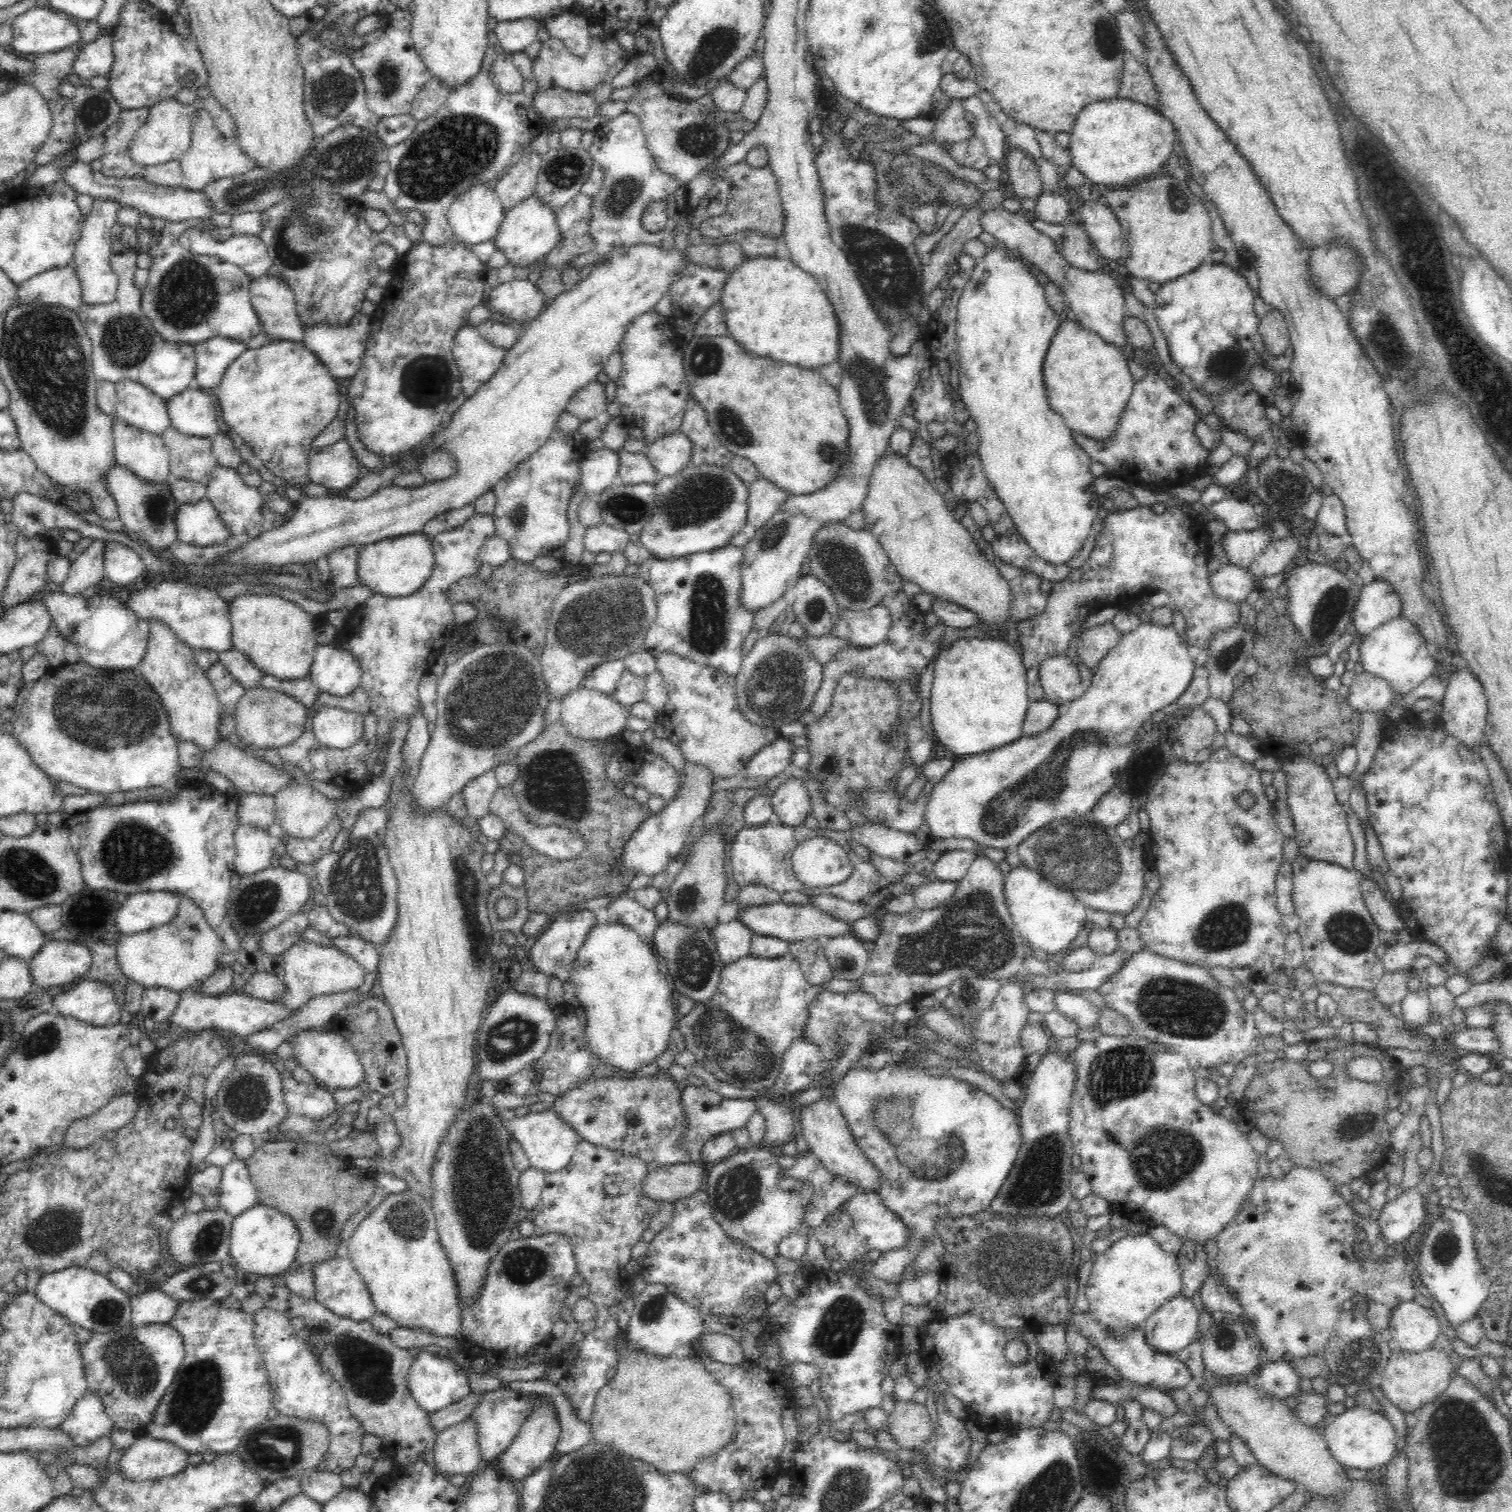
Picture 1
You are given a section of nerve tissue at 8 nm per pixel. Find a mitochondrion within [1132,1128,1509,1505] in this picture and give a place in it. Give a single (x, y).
(1465, 1473)

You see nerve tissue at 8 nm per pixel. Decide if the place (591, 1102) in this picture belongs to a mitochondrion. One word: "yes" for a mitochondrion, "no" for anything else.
yes

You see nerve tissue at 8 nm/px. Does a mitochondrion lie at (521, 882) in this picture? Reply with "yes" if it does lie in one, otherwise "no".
no

